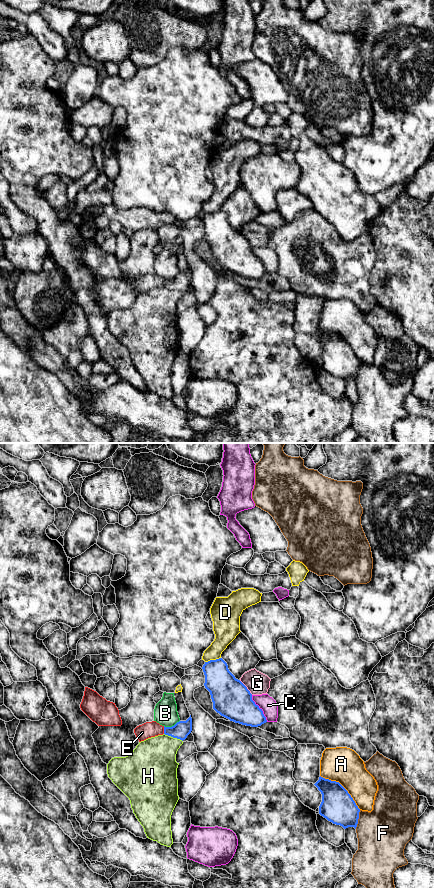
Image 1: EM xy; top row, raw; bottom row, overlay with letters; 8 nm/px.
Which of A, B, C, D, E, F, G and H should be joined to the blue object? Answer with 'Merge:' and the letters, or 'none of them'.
Merge: E

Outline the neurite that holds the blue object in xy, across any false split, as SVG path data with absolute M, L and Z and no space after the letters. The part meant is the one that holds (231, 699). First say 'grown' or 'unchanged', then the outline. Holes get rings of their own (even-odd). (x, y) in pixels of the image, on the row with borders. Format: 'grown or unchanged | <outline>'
unchanged | M222 659L205 662L202 667L205 688L210 692L213 709L221 716L246 726L266 723L262 709L252 700L247 687L229 671Z

